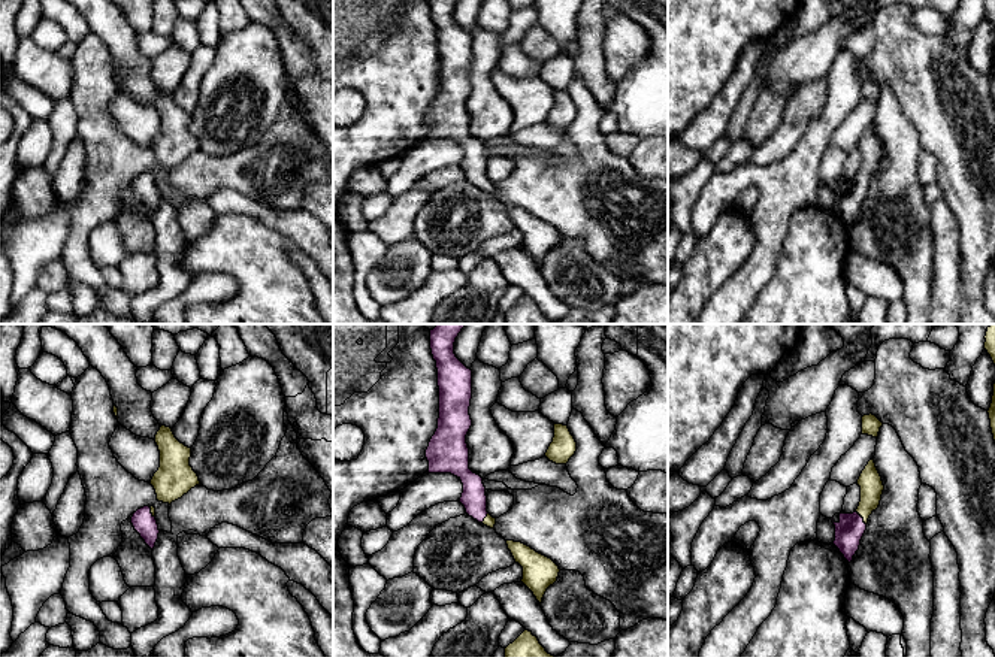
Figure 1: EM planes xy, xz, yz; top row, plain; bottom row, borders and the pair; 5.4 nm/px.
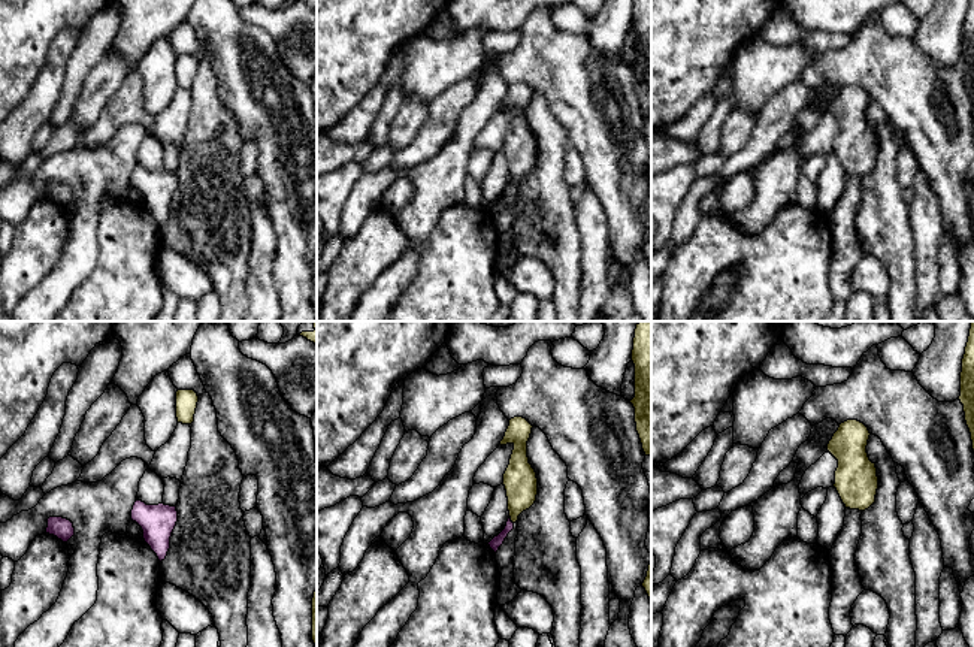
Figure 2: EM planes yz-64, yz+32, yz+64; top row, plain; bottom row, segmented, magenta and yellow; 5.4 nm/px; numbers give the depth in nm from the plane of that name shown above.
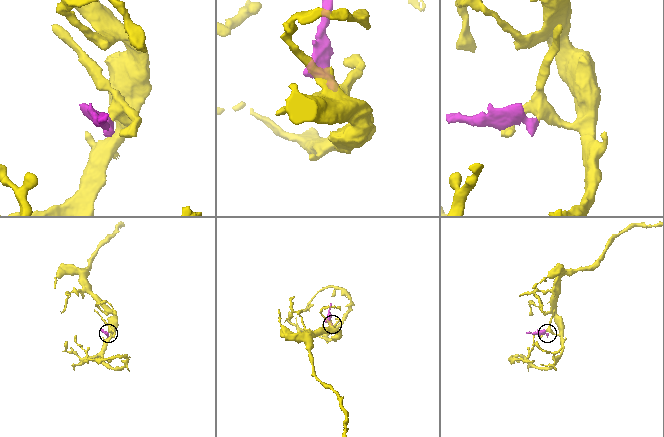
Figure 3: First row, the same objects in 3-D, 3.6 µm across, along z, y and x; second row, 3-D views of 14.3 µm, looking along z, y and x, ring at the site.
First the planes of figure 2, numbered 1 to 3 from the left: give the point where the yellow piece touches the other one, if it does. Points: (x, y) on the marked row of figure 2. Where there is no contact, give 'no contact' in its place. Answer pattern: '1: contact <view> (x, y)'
1: no contact
2: contact yz+32 (510, 520)
3: no contact

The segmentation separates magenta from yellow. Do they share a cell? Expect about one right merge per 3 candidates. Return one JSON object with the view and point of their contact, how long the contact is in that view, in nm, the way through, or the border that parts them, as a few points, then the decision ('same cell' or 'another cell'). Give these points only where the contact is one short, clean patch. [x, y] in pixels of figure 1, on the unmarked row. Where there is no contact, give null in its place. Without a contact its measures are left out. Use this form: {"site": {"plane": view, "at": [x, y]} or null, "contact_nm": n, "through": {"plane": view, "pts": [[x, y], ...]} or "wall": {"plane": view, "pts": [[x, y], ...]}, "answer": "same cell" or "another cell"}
{"site": {"plane": "yz", "at": [862, 184]}, "contact_nm": 90, "through": {"plane": "yz", "pts": [[850, 194], [862, 184], [870, 167], [870, 147]]}, "answer": "same cell"}

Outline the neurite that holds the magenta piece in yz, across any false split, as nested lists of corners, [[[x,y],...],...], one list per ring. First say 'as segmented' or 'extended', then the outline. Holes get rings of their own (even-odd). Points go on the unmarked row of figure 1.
extended; [[[874,124],[868,127],[865,134],[862,136],[858,151],[861,152],[861,167],[858,175],[853,179],[840,179],[840,187],[835,188],[834,182],[831,184],[835,191],[835,206],[834,211],[840,215],[840,218],[844,221],[844,224],[850,228],[853,225],[853,221],[859,215],[861,205],[867,196],[868,184],[870,181],[878,173],[881,160],[884,155],[881,142],[875,133]]]

